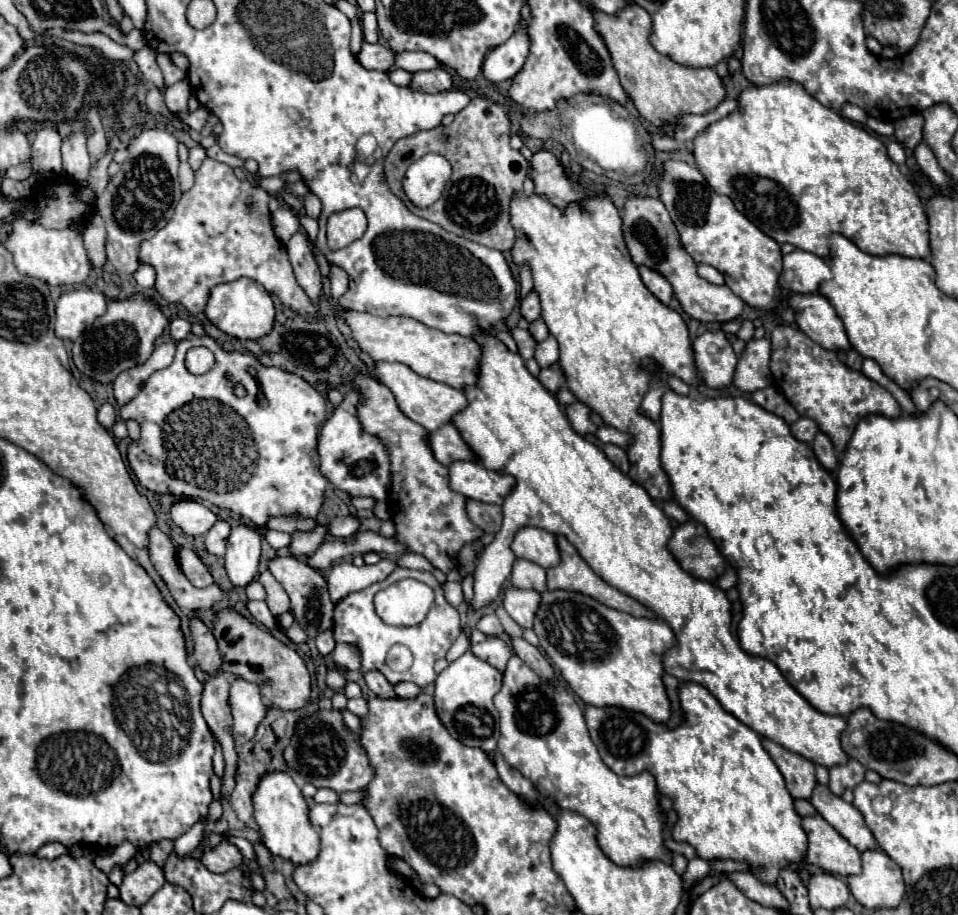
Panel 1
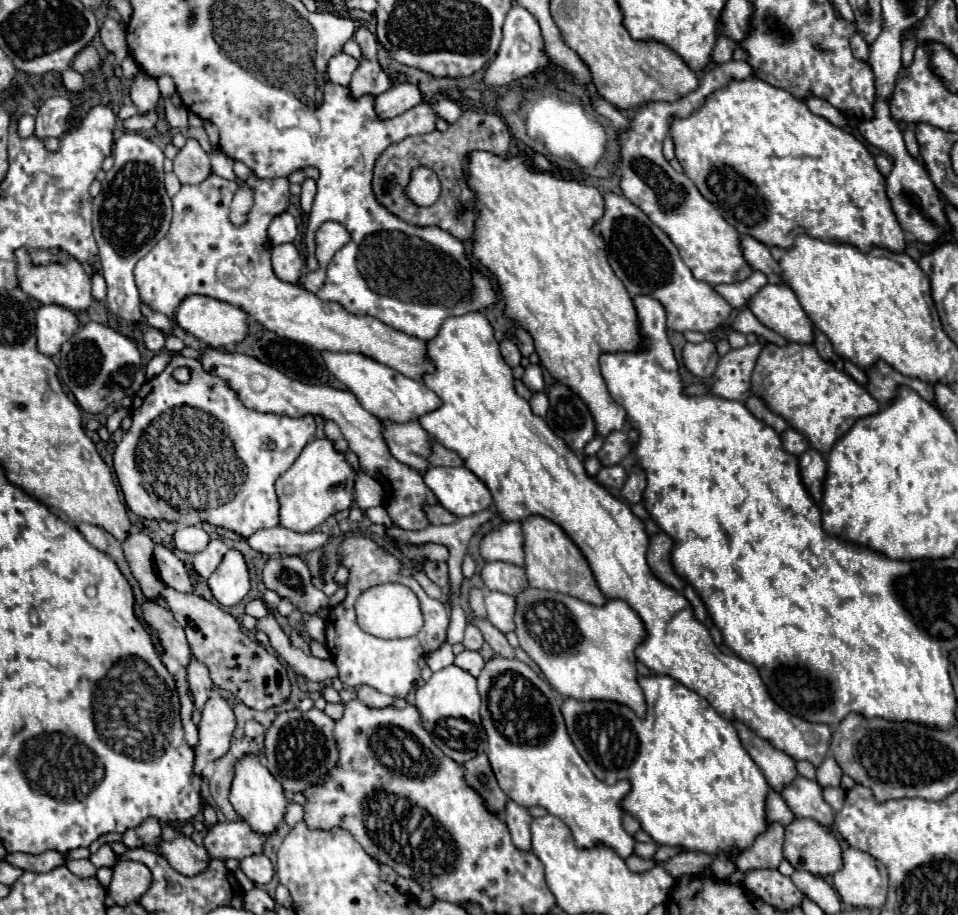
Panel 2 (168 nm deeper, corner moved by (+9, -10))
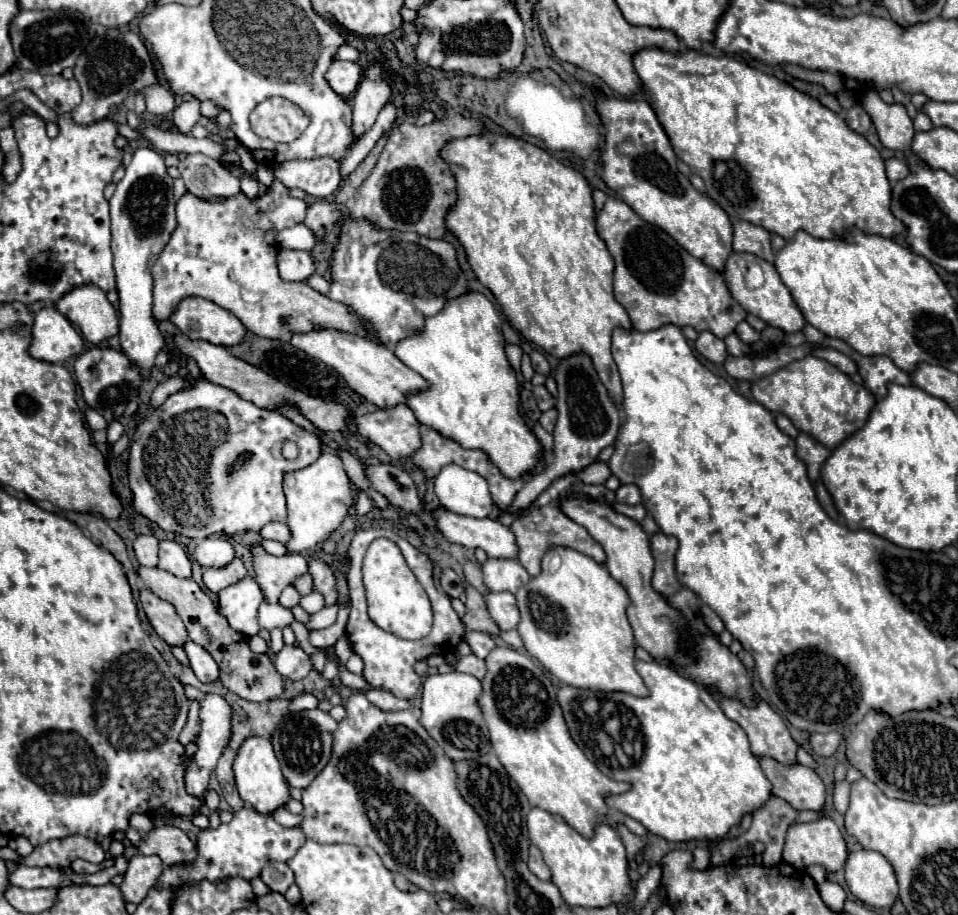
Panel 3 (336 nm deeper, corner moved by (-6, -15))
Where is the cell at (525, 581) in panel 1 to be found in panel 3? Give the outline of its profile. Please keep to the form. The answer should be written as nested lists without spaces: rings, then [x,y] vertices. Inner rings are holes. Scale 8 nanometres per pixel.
[[[487,558],[483,564],[483,580],[491,592],[517,594],[517,590],[525,586],[531,576],[517,560]]]

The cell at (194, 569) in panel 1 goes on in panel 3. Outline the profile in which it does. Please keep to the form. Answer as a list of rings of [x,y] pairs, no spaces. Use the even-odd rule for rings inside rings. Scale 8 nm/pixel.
[[[171,540],[159,542],[159,568],[179,578],[191,578],[191,562],[185,550]]]

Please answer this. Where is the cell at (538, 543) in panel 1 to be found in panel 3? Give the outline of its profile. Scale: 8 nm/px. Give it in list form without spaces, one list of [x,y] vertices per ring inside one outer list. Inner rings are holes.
[[[443,508],[433,510],[433,518],[437,520],[439,532],[455,544],[465,548],[481,548],[489,558],[505,558],[515,560],[519,554],[519,546],[515,544],[515,534],[509,526],[491,518],[469,518],[447,512]]]

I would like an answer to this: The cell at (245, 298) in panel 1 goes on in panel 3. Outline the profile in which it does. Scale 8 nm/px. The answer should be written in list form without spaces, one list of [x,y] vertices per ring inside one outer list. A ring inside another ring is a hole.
[[[185,298],[171,314],[171,322],[187,338],[219,346],[235,346],[247,332],[237,316],[205,298]]]

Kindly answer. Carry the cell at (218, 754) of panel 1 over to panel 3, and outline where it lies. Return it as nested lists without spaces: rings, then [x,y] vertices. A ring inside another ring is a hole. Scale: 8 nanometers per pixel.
[[[193,700],[191,702],[187,722],[179,736],[179,742],[184,746],[195,741],[200,725],[199,725],[199,711],[200,711],[200,701]]]

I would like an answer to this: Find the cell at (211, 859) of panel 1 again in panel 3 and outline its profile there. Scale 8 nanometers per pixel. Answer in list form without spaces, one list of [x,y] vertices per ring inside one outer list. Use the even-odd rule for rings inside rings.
[[[157,826],[139,846],[139,854],[157,854],[165,866],[193,864],[197,856],[195,842],[175,826]]]

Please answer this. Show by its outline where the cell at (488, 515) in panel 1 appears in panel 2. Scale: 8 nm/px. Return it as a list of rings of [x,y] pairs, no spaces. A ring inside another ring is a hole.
[[[424,505],[422,511],[426,513],[426,517],[428,517],[428,521],[430,521],[432,525],[456,521],[456,517],[454,517],[454,515],[448,515],[448,511],[444,511],[440,505]]]

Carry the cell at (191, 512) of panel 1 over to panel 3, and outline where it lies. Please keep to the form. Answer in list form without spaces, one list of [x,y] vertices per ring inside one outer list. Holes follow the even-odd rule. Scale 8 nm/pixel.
[[[209,536],[197,544],[193,556],[201,564],[201,568],[221,568],[235,558],[235,552],[229,540]]]

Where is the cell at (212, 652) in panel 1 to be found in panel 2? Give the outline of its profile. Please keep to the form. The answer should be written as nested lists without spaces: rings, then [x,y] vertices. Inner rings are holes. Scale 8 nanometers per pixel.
[[[144,599],[142,613],[144,613],[144,621],[150,625],[150,629],[154,629],[158,633],[164,653],[178,659],[186,667],[192,651],[188,647],[184,629],[176,623],[172,613],[164,605],[160,605],[160,601],[152,601],[152,599]]]

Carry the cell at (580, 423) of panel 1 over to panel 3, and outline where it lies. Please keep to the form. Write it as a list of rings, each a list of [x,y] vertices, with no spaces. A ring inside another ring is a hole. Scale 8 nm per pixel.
[[[575,354],[571,358],[561,360],[557,374],[555,374],[555,382],[557,382],[557,392],[559,392],[557,394],[557,424],[555,424],[555,432],[553,432],[553,436],[555,436],[555,448],[553,448],[555,458],[549,462],[547,470],[535,472],[523,484],[523,488],[517,492],[515,500],[511,502],[509,510],[505,510],[501,514],[517,512],[519,508],[529,506],[553,480],[561,478],[567,472],[581,470],[587,464],[591,464],[603,448],[607,448],[615,442],[615,436],[619,434],[621,412],[611,402],[605,386],[599,382],[597,372],[595,372],[589,356]]]

